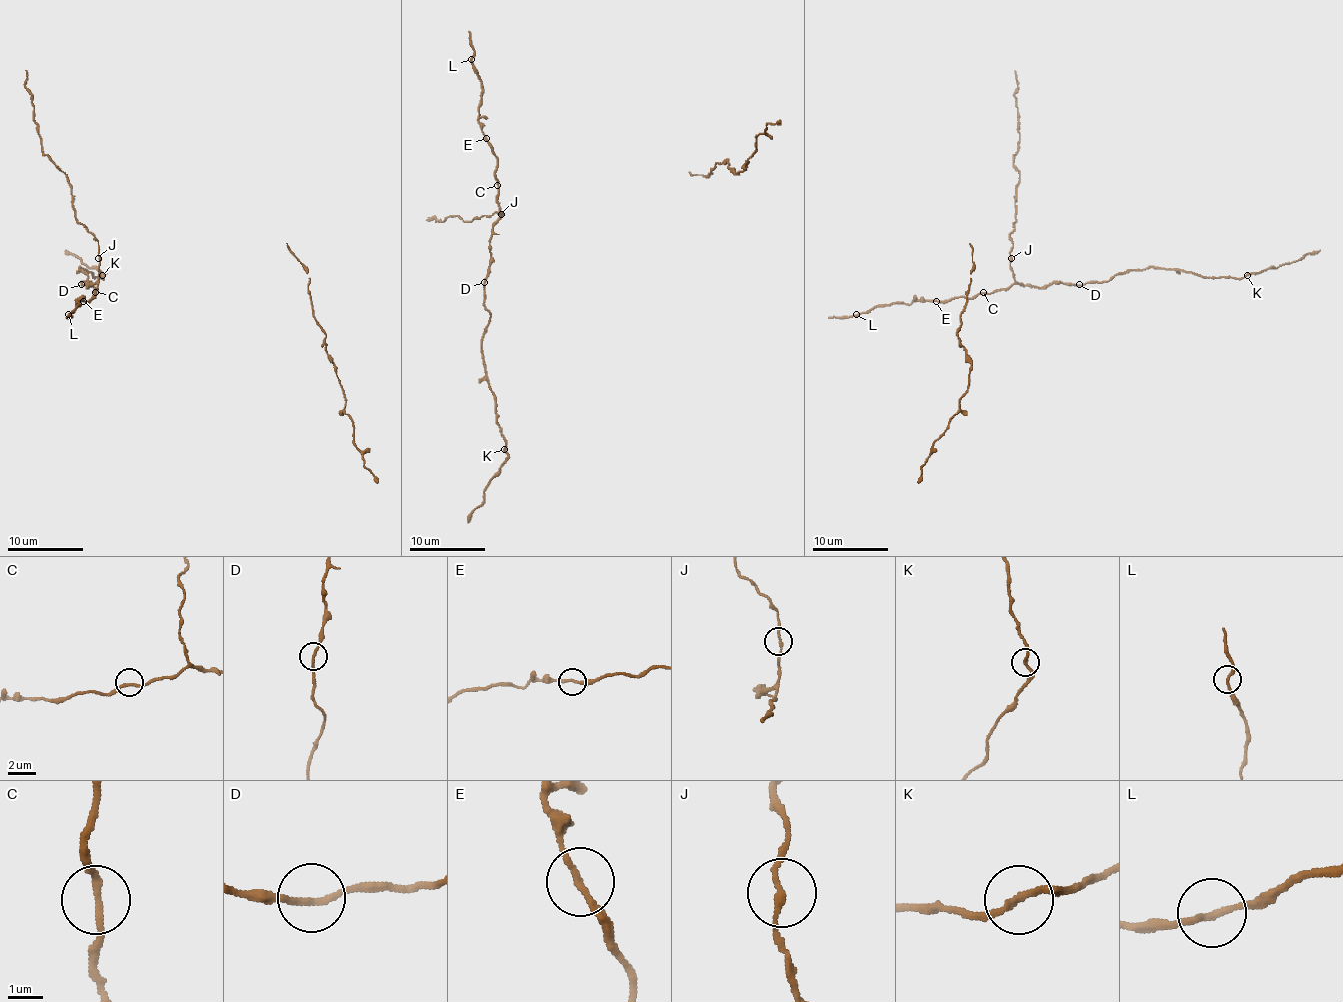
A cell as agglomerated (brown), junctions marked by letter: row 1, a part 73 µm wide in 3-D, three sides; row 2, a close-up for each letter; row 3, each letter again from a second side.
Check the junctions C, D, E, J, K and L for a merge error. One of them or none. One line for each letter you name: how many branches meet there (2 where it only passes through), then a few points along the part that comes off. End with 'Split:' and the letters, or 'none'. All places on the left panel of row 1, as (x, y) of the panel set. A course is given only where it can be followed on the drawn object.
Split: none

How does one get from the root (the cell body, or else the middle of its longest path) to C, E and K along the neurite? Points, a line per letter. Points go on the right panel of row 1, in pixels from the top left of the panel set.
C: (1009, 258), (1015, 280), (1007, 288), (988, 294), (983, 292)
E: (1009, 258), (1015, 280), (1007, 288), (971, 297), (936, 301)
K: (1009, 258), (1013, 278), (1038, 288), (1053, 282), (1108, 282), (1115, 275), (1149, 267), (1204, 277), (1247, 275)

